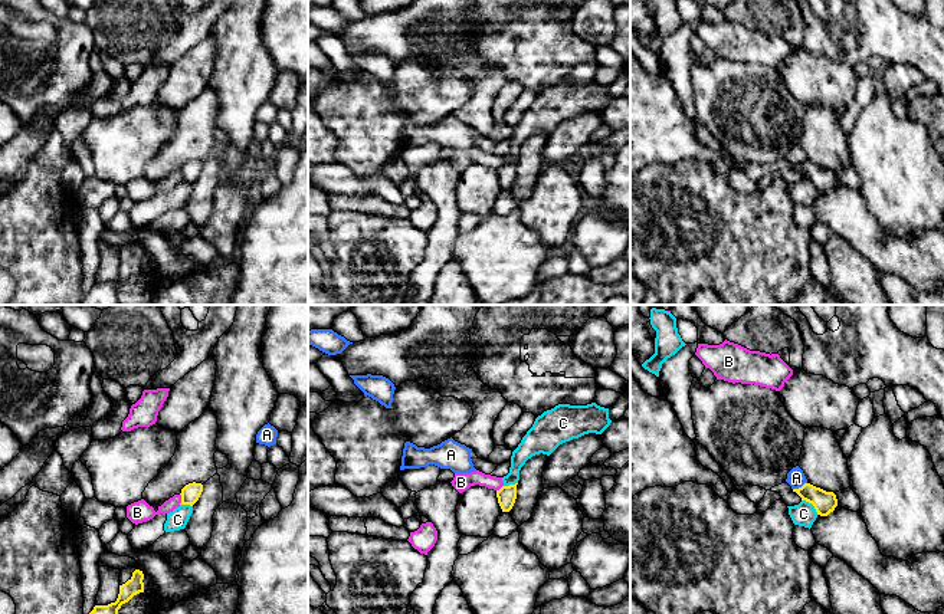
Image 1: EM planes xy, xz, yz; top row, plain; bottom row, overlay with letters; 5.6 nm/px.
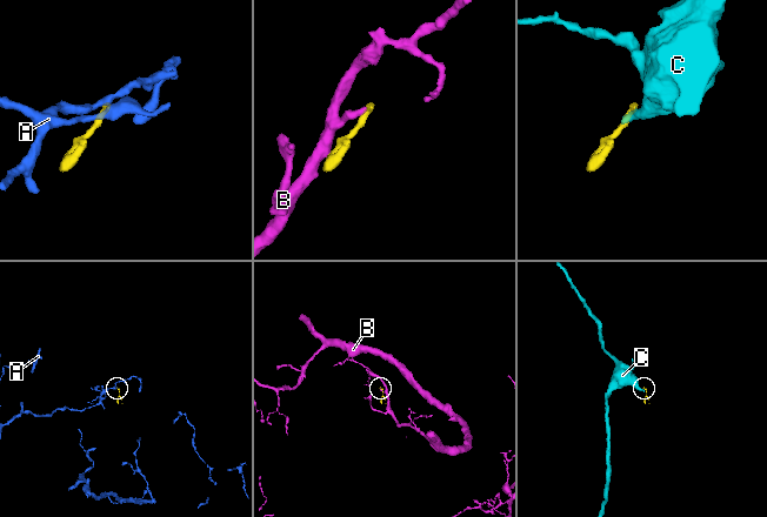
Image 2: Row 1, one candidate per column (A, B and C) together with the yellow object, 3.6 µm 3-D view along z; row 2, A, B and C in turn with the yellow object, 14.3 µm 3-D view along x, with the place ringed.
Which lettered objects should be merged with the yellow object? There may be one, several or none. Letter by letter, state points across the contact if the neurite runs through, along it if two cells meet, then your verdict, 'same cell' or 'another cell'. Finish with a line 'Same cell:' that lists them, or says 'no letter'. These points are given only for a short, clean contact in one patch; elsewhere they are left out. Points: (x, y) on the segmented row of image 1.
A: border along yz (806, 482), (793, 489); another cell
B: border along xy (180, 493), (179, 503); another cell
C: border along yz (802, 499), (808, 501), (818, 514); another cell
Same cell: no letter

